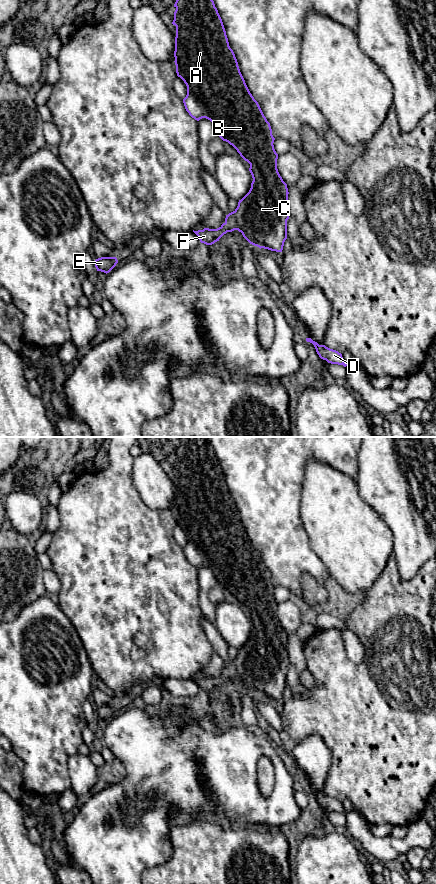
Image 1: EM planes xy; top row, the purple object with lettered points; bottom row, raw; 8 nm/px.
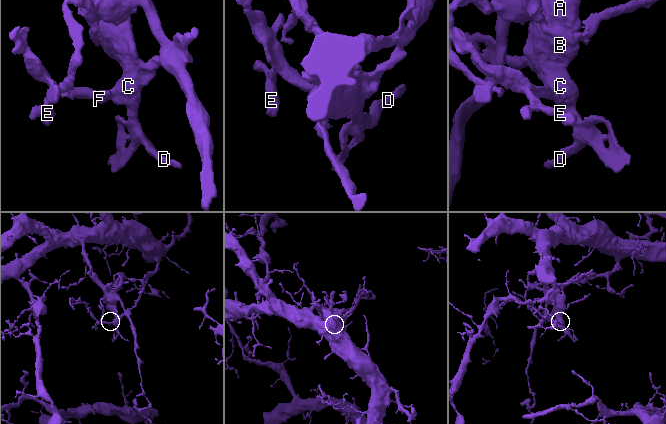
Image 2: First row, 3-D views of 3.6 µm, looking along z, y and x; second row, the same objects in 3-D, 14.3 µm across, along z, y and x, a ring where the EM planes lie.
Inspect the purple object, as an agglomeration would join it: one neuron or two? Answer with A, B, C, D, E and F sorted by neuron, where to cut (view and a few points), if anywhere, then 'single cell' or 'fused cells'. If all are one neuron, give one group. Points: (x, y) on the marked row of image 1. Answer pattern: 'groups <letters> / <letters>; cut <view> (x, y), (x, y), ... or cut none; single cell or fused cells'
groups A B C D E F; cut none; single cell

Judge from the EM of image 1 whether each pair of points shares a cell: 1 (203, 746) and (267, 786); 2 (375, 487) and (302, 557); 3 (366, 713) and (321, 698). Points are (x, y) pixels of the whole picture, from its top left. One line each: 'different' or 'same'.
1: different
2: different
3: same

